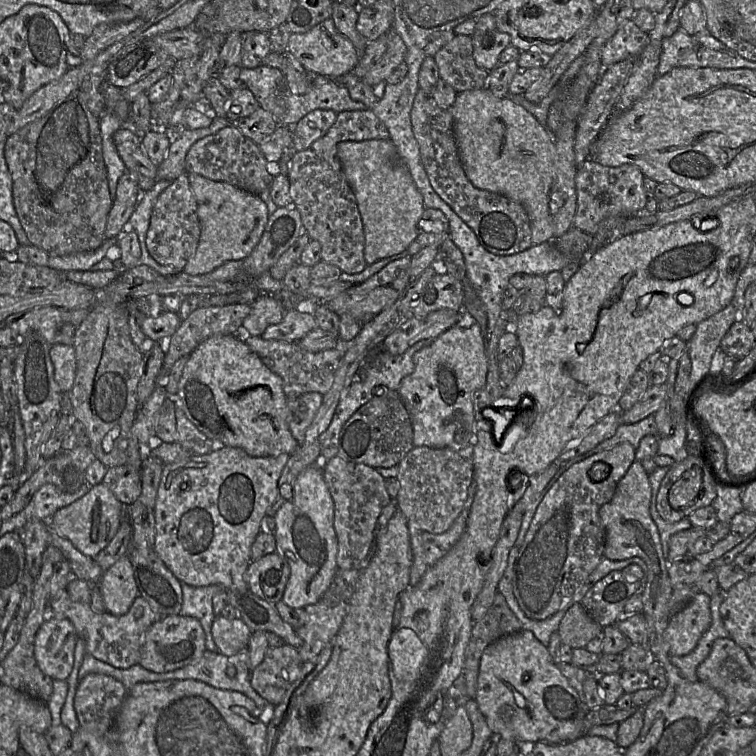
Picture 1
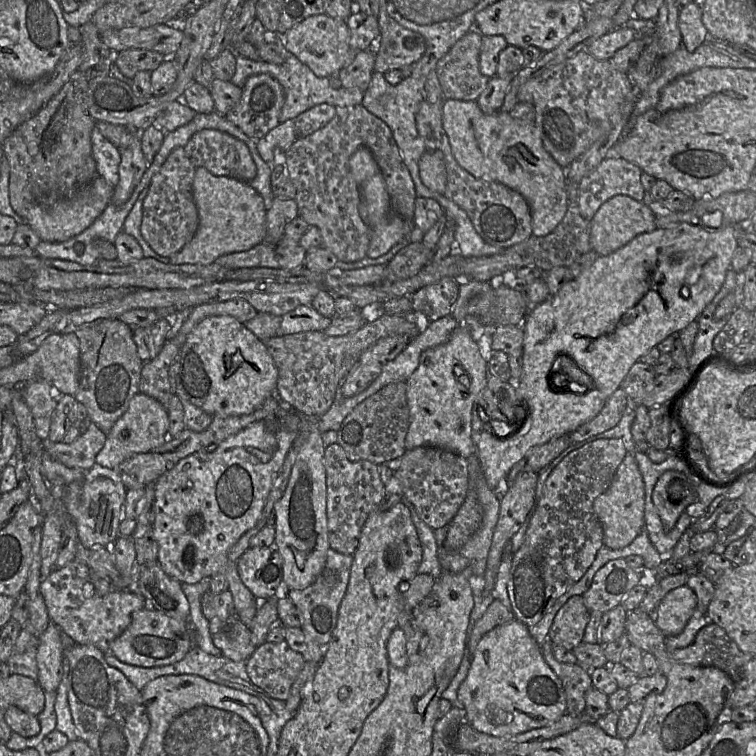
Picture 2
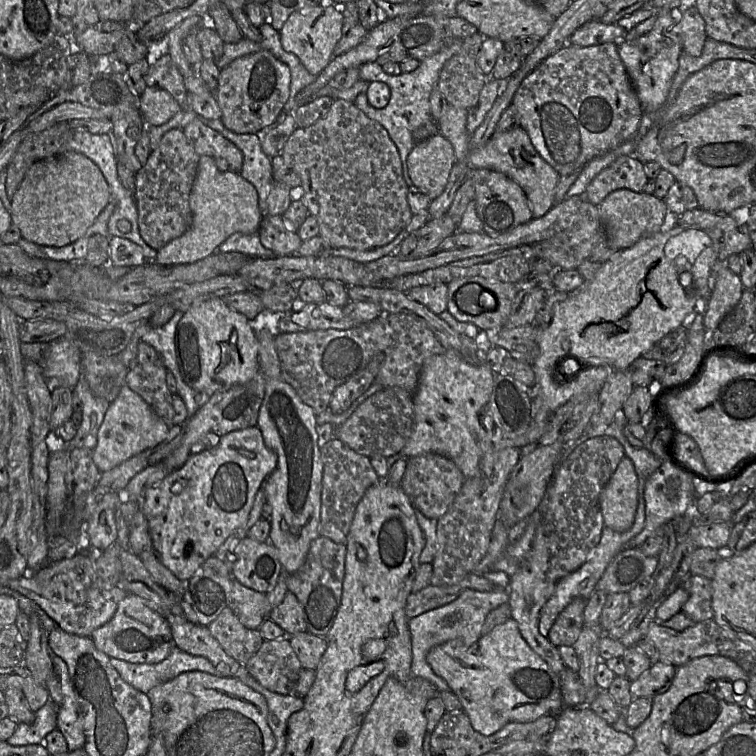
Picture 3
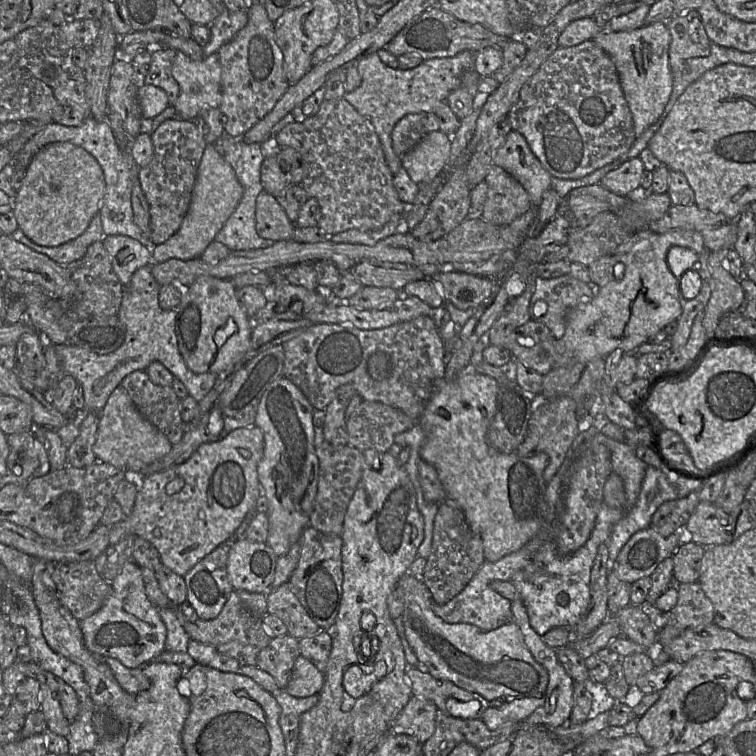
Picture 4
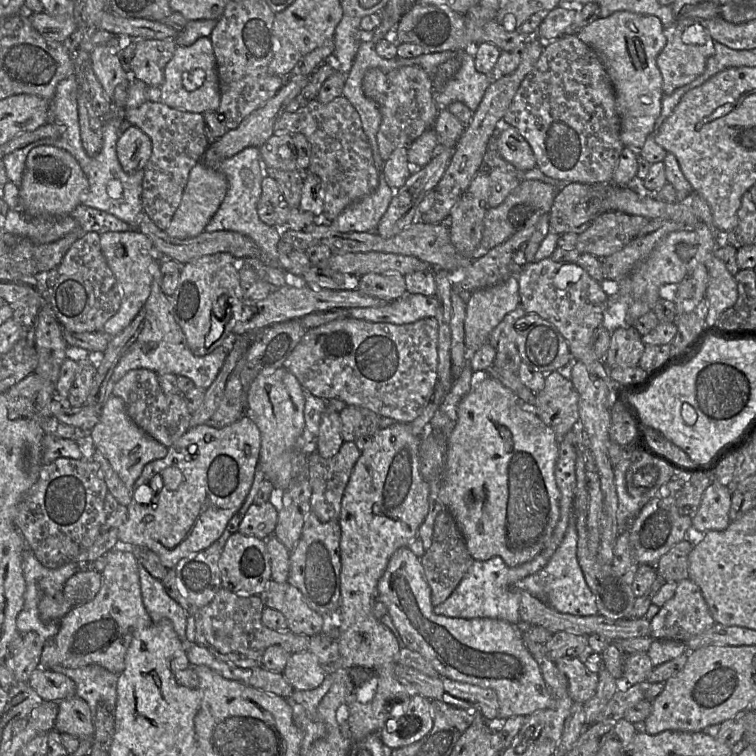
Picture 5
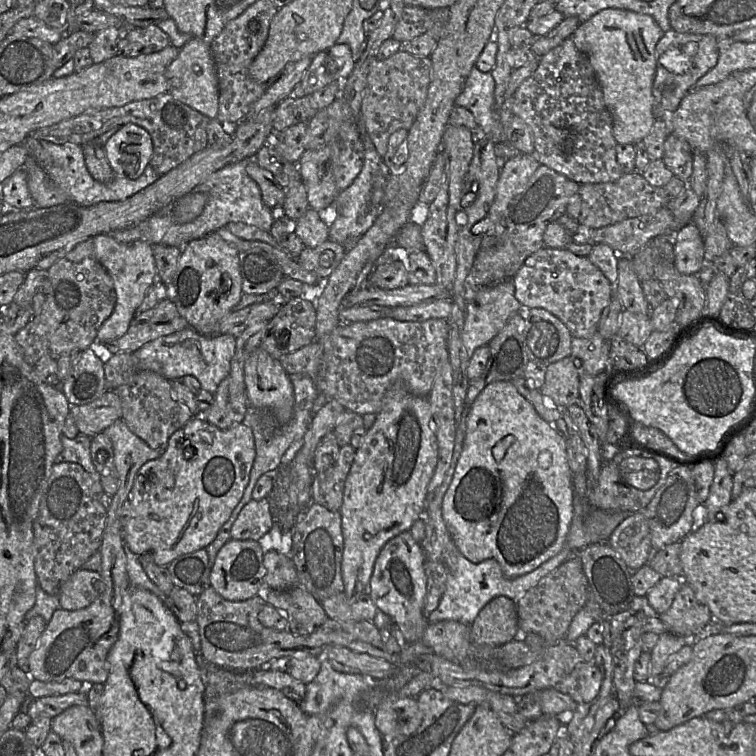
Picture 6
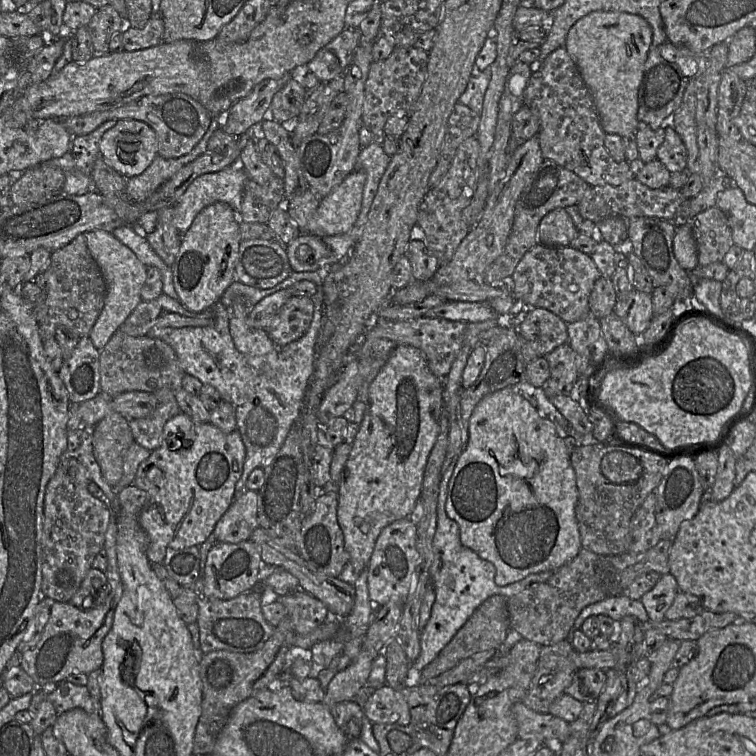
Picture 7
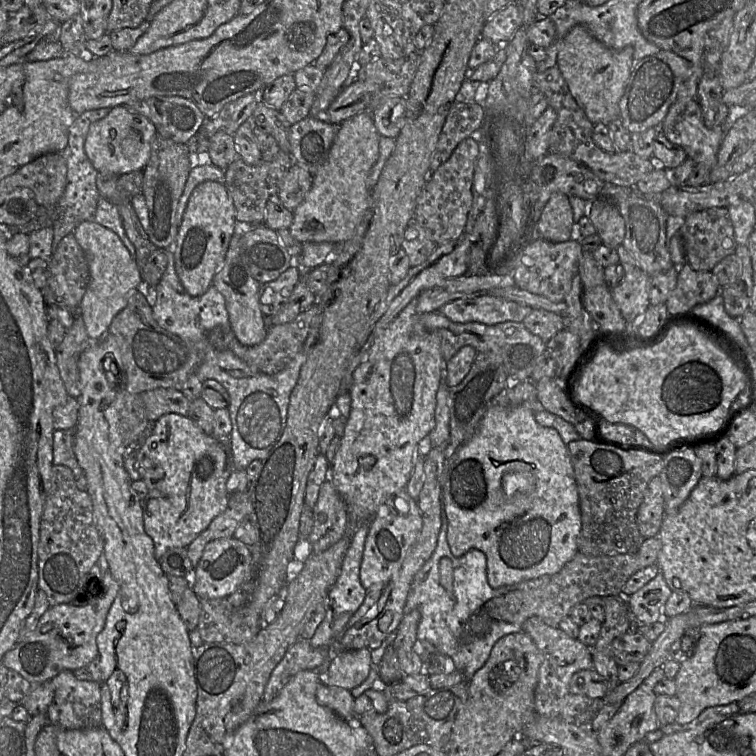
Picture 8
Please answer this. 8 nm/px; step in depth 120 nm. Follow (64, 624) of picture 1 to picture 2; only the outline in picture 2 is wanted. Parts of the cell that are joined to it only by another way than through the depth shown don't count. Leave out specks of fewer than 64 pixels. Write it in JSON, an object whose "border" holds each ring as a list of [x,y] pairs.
{"border":[[[50,621],[48,627],[38,638],[37,682],[44,691],[56,691],[62,679],[65,647],[61,640],[61,632],[61,629]]]}

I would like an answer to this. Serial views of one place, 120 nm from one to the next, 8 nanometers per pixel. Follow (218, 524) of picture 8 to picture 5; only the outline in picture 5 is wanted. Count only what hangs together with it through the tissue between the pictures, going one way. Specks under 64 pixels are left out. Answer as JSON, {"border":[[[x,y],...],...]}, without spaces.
{"border":[[[271,502],[262,505],[253,503],[243,517],[238,533],[266,540],[274,534],[277,520],[277,510]]]}

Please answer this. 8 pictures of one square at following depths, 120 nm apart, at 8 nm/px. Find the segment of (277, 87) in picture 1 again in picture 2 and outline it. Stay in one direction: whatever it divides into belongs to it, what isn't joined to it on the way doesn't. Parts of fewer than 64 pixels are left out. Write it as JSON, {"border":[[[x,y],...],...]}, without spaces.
{"border":[[[267,30],[265,41],[275,43],[279,47],[279,52],[284,57],[284,63],[277,65],[264,60],[254,61],[244,56],[236,55],[236,71],[231,81],[233,84],[242,88],[246,80],[253,75],[268,74],[276,79],[284,91],[284,104],[279,117],[280,123],[289,119],[295,119],[301,113],[323,103],[331,104],[334,107],[362,105],[363,91],[358,88],[346,88],[344,86],[335,89],[331,86],[329,77],[316,76],[306,64],[285,48],[283,34],[279,34],[277,31],[270,33]]]}

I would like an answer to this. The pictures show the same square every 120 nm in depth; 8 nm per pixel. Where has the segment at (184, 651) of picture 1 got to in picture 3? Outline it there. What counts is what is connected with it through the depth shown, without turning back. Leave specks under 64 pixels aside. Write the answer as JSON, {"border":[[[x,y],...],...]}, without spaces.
{"border":[[[127,594],[112,619],[91,634],[95,647],[110,658],[131,663],[154,664],[164,660],[175,646],[167,620],[147,607],[136,595]]]}

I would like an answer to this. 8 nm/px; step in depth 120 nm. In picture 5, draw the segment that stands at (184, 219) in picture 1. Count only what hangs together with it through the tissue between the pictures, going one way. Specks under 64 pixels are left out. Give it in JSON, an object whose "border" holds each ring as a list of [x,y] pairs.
{"border":[[[146,101],[121,112],[126,121],[139,128],[151,141],[151,156],[144,167],[142,180],[142,209],[160,230],[165,231],[179,206],[192,167],[201,160],[209,145],[203,114],[174,109],[160,101]]]}

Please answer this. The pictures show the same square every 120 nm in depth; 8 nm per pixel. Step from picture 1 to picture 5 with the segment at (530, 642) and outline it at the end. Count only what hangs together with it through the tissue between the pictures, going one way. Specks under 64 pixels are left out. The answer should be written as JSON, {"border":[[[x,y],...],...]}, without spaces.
{"border":[[[408,547],[399,548],[389,559],[377,585],[377,600],[386,605],[388,615],[392,618],[405,647],[420,653],[442,678],[495,691],[499,701],[499,722],[512,716],[528,716],[536,711],[554,707],[555,700],[546,685],[540,666],[529,652],[519,628],[499,619],[451,618],[435,614],[431,589],[425,579],[421,560]]]}

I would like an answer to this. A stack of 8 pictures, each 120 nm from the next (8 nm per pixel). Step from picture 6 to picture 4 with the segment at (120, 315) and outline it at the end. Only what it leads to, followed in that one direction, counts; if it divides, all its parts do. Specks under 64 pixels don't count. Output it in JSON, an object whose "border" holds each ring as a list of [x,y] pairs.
{"border":[[[104,234],[102,242],[123,287],[130,283],[133,274],[140,267],[153,263],[152,252],[134,238]]]}

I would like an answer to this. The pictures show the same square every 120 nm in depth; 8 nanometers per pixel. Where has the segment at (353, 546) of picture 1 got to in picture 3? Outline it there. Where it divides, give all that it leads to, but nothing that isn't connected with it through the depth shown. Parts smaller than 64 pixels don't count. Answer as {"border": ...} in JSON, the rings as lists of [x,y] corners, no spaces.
{"border":[[[335,437],[320,448],[320,454],[323,475],[318,532],[320,536],[345,545],[358,503],[379,478],[368,457],[356,453]]]}

